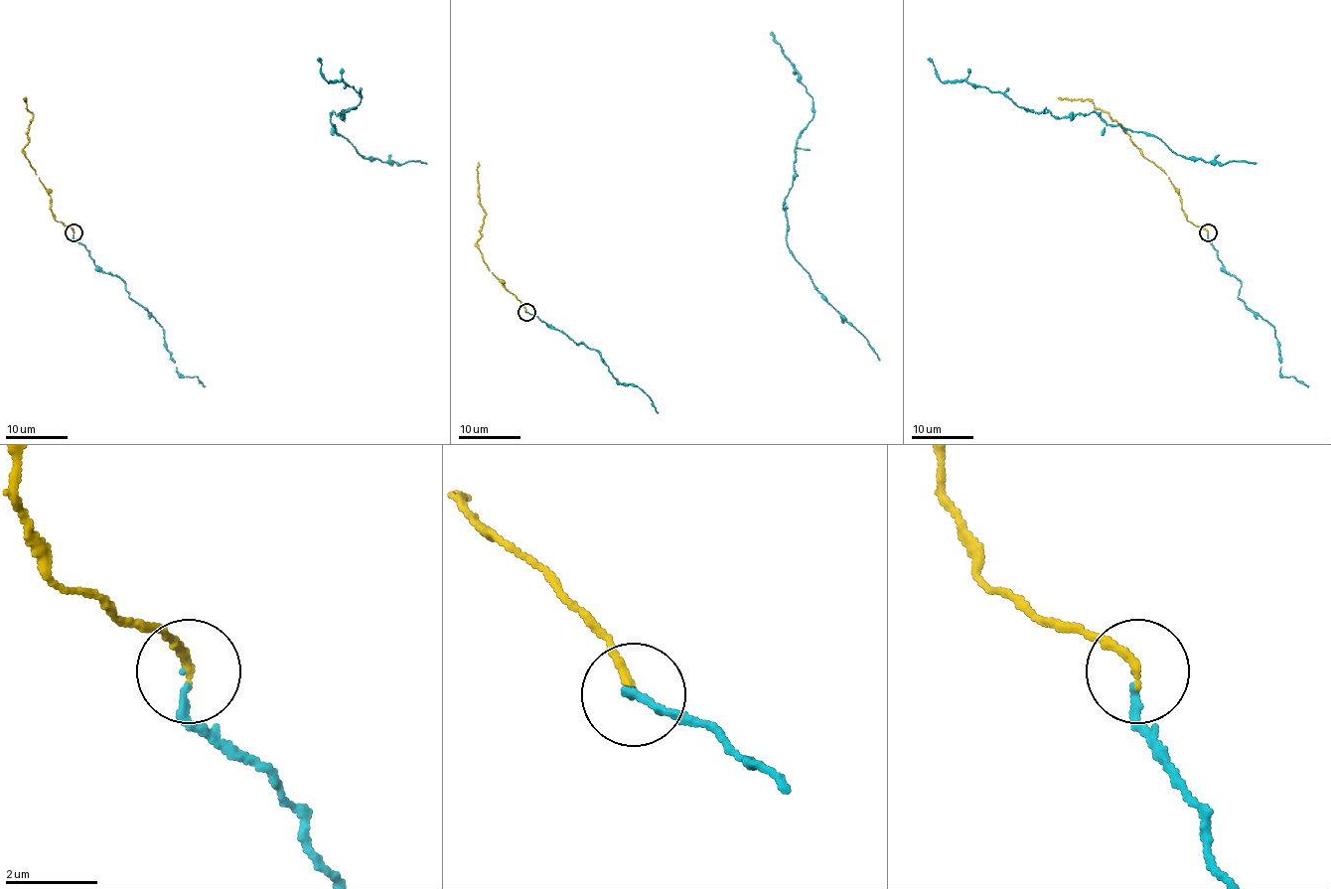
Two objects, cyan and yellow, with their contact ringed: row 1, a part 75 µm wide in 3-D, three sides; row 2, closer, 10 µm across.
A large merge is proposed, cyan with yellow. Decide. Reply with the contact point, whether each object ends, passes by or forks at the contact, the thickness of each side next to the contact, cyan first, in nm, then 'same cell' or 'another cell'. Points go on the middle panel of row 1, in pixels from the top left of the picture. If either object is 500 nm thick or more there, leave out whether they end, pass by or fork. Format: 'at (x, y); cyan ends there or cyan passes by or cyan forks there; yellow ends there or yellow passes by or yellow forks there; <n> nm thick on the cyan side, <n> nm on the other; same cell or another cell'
at (526, 312); cyan ends there; yellow ends there; 120 nm thick on the cyan side, 180 nm on the other; same cell

